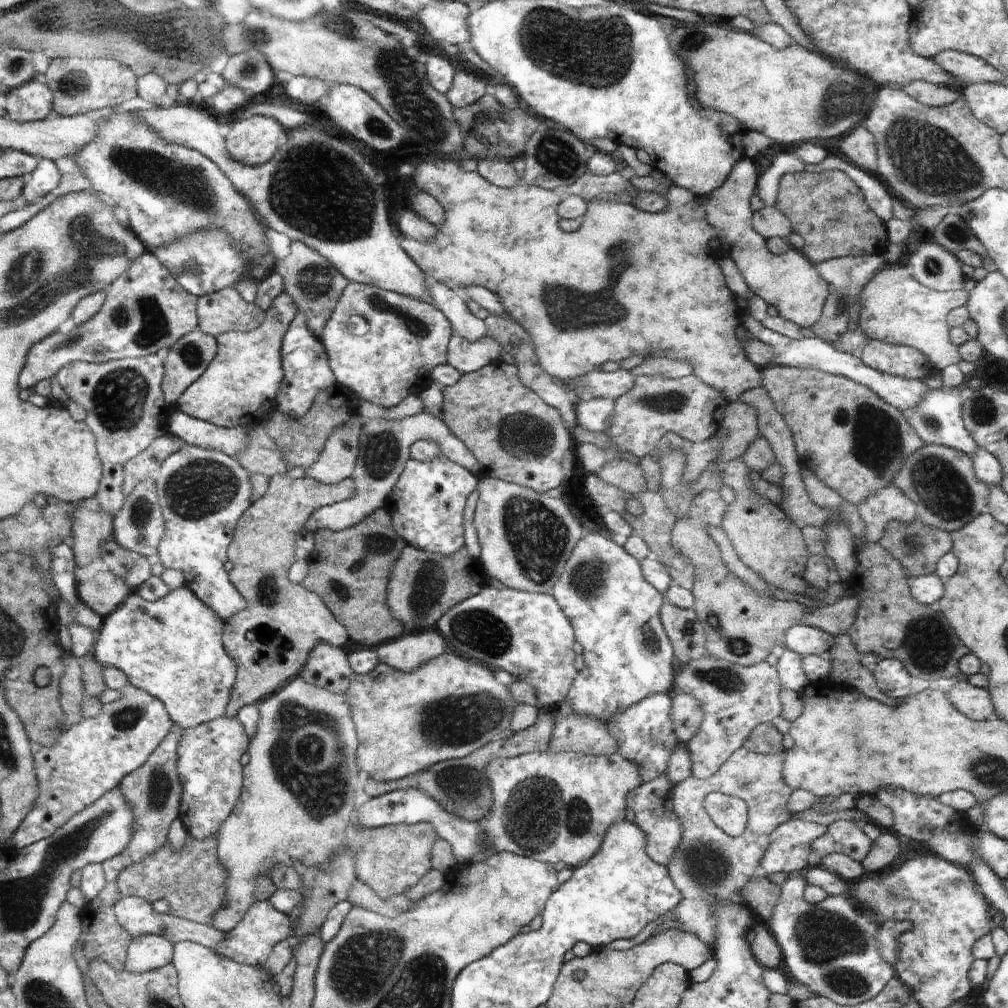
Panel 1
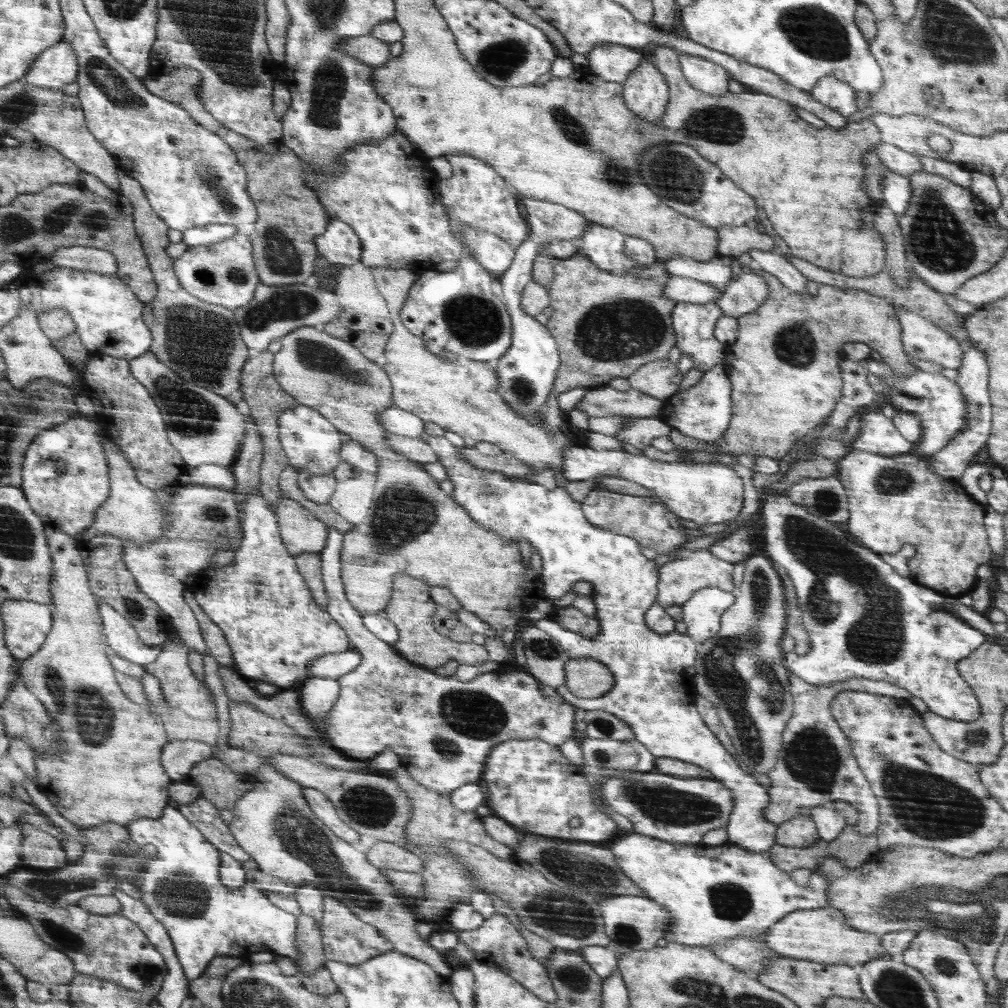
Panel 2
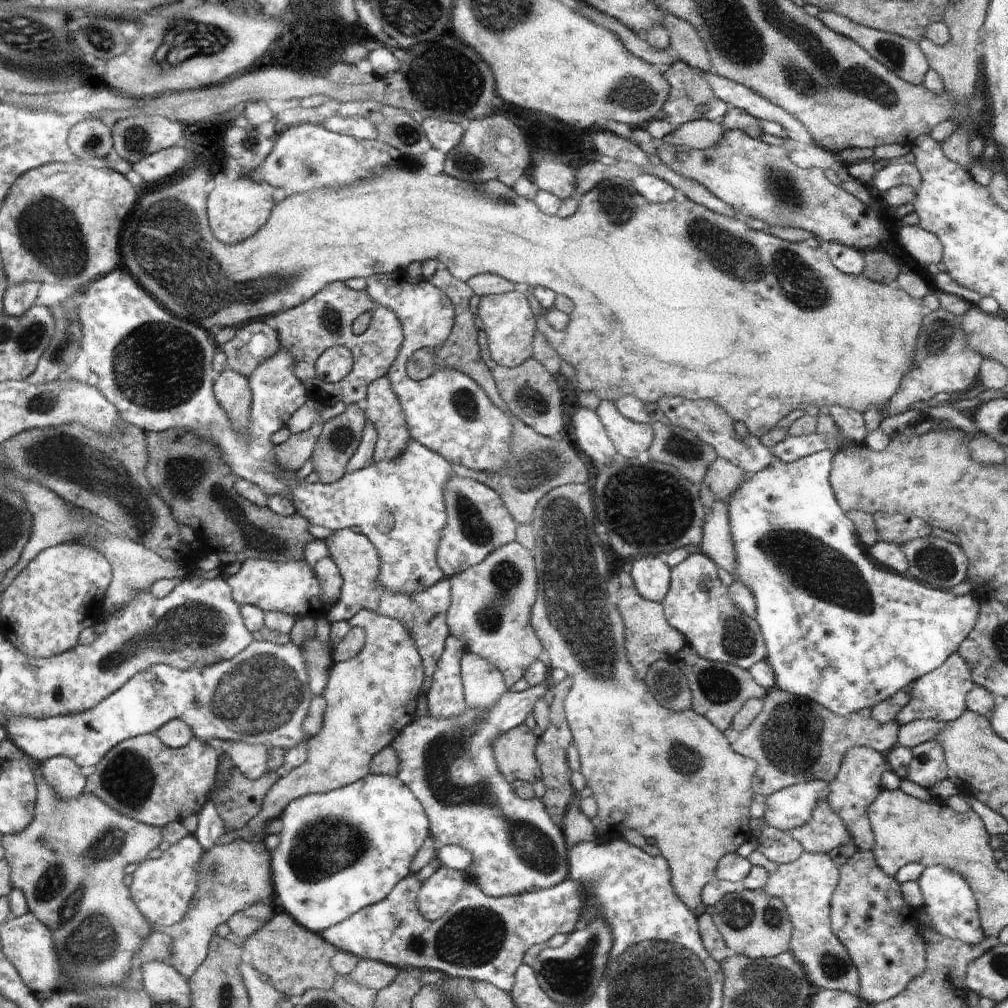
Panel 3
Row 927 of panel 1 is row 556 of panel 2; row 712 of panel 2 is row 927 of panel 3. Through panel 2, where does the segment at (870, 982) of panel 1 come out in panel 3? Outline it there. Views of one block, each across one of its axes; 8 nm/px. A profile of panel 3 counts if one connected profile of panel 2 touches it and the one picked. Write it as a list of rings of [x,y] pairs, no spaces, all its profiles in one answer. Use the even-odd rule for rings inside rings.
[[[920,863],[904,865],[894,878],[898,882],[918,881],[924,897],[925,911],[930,915],[933,927],[946,938],[960,939],[965,943],[978,944],[983,940],[982,920],[973,892],[968,883],[956,871],[944,868],[941,864],[922,866]]]

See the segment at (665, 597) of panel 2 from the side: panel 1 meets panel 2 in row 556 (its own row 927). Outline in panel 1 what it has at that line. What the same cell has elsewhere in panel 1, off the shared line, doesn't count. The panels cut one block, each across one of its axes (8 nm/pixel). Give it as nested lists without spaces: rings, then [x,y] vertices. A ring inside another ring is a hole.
[[[740,748],[718,773],[706,781],[690,776],[680,785],[674,786],[674,809],[682,823],[682,838],[666,867],[679,887],[683,900],[674,909],[672,918],[680,922],[680,930],[695,934],[712,949],[717,944],[717,907],[725,903],[744,904],[740,892],[754,874],[759,874],[760,863],[771,844],[771,834],[778,826],[792,819],[826,826],[834,821],[854,821],[860,827],[871,822],[869,816],[856,807],[826,812],[806,809],[791,813],[787,809],[788,799],[794,790],[782,778],[783,762],[786,761],[788,751],[783,748],[763,755]],[[712,793],[732,795],[747,804],[747,825],[739,837],[728,835],[713,822],[705,806],[706,798]]]

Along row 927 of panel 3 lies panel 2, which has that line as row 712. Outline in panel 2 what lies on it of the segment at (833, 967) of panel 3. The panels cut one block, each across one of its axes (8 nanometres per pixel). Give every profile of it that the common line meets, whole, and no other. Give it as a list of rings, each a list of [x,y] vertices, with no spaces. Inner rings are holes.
[[[792,674],[791,695],[794,697],[794,714],[783,732],[779,760],[774,769],[767,774],[770,778],[770,788],[765,790],[770,794],[771,802],[764,811],[764,816],[772,824],[776,824],[777,828],[782,823],[800,816],[802,810],[811,810],[835,801],[846,801],[858,810],[857,832],[860,836],[875,834],[879,828],[879,803],[875,791],[859,767],[851,742],[831,712],[831,704],[836,695],[844,691],[864,691],[899,699],[912,698],[912,694],[904,688],[882,680],[870,680],[868,677],[854,675],[852,679],[836,684],[817,686]]]

